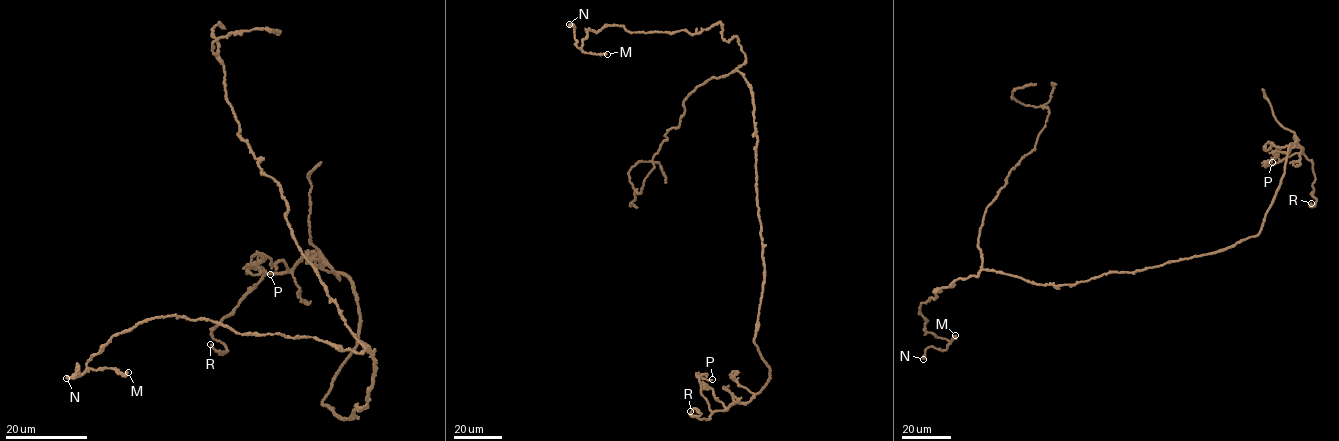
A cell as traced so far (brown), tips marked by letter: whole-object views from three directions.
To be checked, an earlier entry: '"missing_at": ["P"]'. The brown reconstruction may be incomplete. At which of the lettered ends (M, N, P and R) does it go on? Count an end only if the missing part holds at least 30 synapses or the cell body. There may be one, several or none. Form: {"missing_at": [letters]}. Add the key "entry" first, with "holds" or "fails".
{"entry": "fails", "missing_at": []}

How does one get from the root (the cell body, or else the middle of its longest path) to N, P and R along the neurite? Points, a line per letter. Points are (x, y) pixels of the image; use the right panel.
N: (1081, 281), (1035, 284), (984, 269), (938, 288), (919, 310), (927, 332), (949, 343), (929, 346), (923, 359)
P: (1081, 281), (1215, 253), (1255, 236), (1280, 186), (1295, 136), (1303, 154), (1268, 165), (1272, 162)
R: (1081, 281), (1215, 253), (1255, 236), (1280, 186), (1294, 136), (1313, 164), (1316, 202), (1311, 203)

